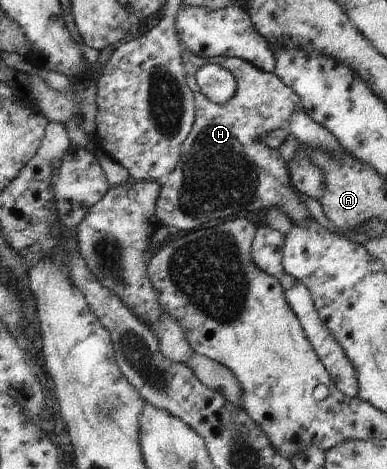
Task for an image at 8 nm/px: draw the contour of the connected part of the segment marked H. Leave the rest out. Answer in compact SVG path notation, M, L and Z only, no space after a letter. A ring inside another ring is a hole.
M183 47L180 56L183 67L187 71L189 89L194 95L196 114L191 133L181 145L180 163L171 174L165 175L160 180L161 190L157 203L157 219L160 219L163 226L173 226L176 230L191 232L211 219L223 219L229 215L237 215L239 211L266 211L267 213L271 207L279 207L289 219L293 219L295 223L305 221L306 226L303 227L307 227L307 223L311 219L307 200L305 201L301 195L299 199L291 191L290 177L281 153L263 143L263 137L269 131L289 129L289 121L291 121L293 113L302 109L301 99L274 72L267 72L265 69L255 67L245 58L236 58L235 56L202 58L189 53ZM209 63L217 63L217 65L225 67L236 79L236 92L227 103L217 105L217 103L209 101L197 85L195 73Z

